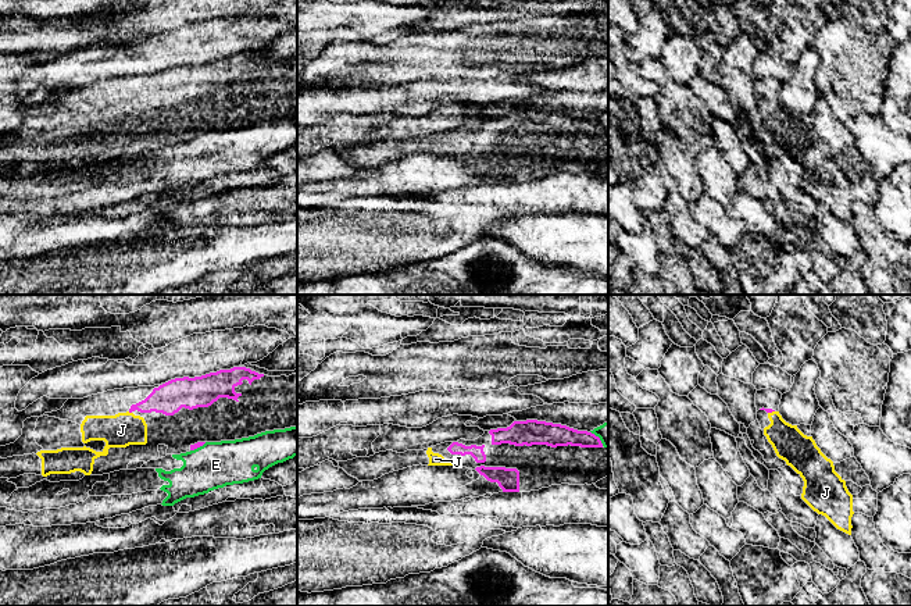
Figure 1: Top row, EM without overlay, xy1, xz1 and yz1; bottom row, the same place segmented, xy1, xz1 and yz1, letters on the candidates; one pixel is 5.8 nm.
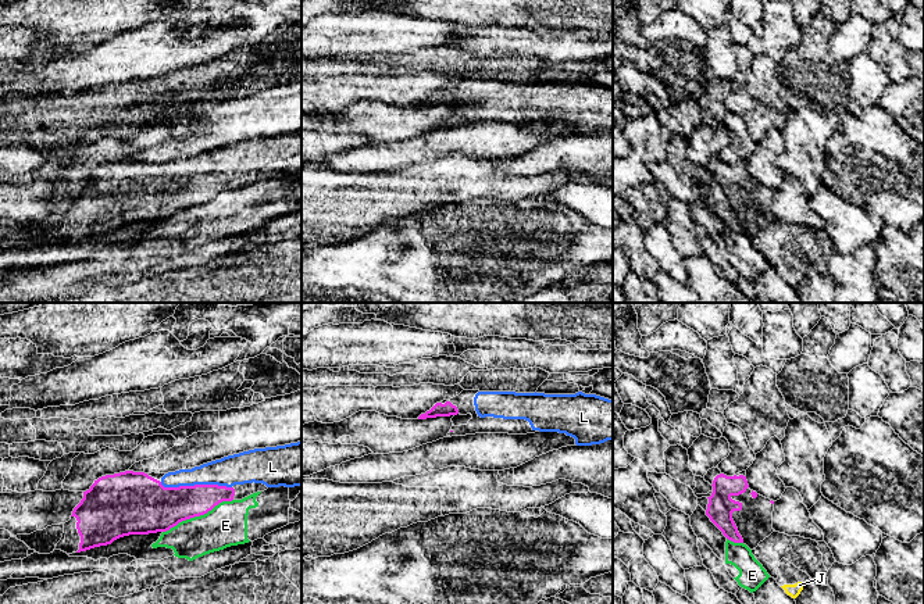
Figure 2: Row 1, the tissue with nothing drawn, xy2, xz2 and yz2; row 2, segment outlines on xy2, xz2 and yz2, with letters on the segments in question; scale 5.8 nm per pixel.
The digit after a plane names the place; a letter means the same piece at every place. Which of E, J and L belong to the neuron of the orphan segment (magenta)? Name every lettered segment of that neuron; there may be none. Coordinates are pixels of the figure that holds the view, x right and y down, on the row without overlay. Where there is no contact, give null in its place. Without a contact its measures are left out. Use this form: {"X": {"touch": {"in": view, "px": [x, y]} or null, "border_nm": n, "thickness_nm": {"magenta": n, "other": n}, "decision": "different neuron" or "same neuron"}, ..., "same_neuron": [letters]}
{"E": {"touch": {"in": "xy2", "px": [198, 204]}, "border_nm": 460, "thickness_nm": {"magenta": 280, "other": 240}, "decision": "different neuron"}, "J": {"touch": {"in": "yz1", "px": [771, 100]}, "border_nm": 40, "thickness_nm": {"magenta": 30, "other": 190}, "decision": "same neuron"}, "L": {"touch": {"in": "xy2", "px": [196, 174]}, "border_nm": 420, "thickness_nm": {"magenta": 260, "other": 180}, "decision": "same neuron"}, "same_neuron": ["J", "L"]}

